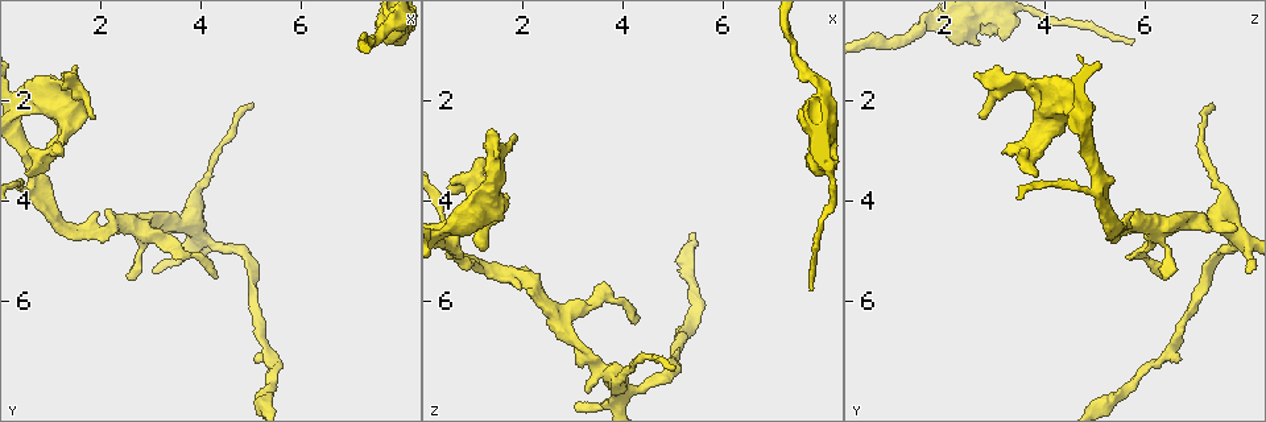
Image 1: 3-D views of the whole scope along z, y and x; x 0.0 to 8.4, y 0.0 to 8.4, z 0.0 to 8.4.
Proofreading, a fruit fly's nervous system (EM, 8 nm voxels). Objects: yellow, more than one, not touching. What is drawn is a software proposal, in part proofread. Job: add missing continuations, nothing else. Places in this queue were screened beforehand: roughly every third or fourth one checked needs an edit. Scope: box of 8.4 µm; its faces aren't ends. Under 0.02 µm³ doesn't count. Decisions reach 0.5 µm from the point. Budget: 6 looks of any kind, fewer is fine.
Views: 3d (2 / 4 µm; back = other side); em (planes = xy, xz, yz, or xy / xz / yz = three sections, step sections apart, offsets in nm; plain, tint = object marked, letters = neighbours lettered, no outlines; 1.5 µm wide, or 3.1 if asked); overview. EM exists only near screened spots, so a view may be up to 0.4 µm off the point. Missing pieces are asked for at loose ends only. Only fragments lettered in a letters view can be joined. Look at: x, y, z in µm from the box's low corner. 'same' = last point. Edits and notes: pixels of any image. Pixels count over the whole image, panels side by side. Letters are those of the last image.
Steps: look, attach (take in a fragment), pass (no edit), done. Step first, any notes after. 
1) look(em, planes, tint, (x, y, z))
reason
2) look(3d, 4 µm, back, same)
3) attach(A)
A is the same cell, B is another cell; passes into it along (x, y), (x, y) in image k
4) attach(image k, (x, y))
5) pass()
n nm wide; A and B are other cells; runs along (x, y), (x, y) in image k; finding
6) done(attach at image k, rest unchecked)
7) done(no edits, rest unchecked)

look(em, planes, tint, (4.30, 5.50, 6.40))
branch stops here

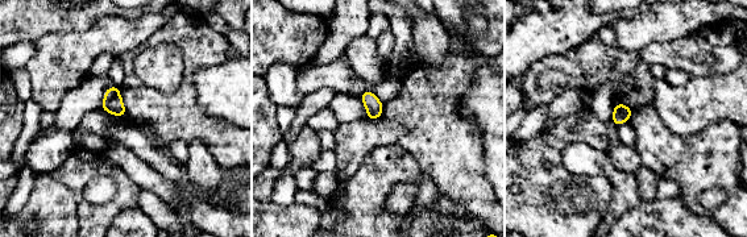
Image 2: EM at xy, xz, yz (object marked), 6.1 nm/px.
look(em, planes, letters, same)
what lies round it

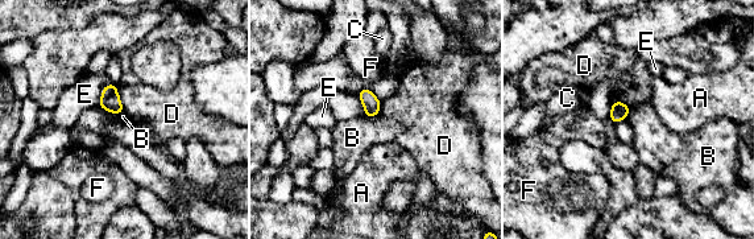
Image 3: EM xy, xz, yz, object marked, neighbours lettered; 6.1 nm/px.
pass()
A, B, C, D, E and F are other cells; no lettered fragment goes on from it

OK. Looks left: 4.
look(em, planes, plain, (0.60, 3.50, 3.90))
branch stops here

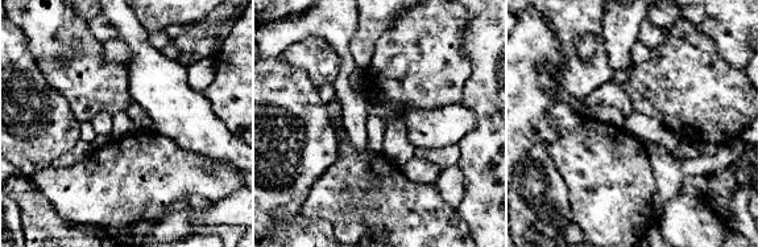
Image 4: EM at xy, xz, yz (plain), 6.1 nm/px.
look(em, planes, letters, same)
what lies round it

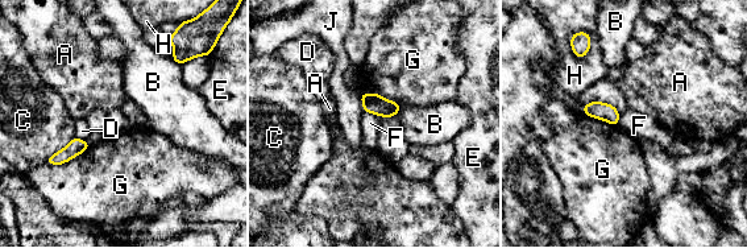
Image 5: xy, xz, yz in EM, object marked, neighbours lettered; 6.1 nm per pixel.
pass()
110 nm wide; A, B, C, D, E, F, G, H and J are other cells; border along (364, 111), (377, 114), (381, 118) in image 5; none of them fits

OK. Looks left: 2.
look(em, planes, letters, (7.70, 0.80, 5.80))

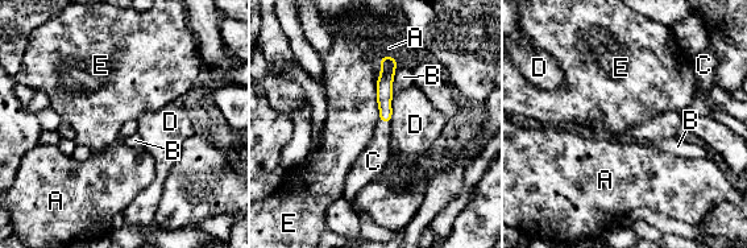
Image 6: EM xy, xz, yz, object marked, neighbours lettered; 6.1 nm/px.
attach(C)
C is the same cell, A, B, D and E are other cells; it goes on there

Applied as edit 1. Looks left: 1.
done(attach at image 6, rest unchecked)

